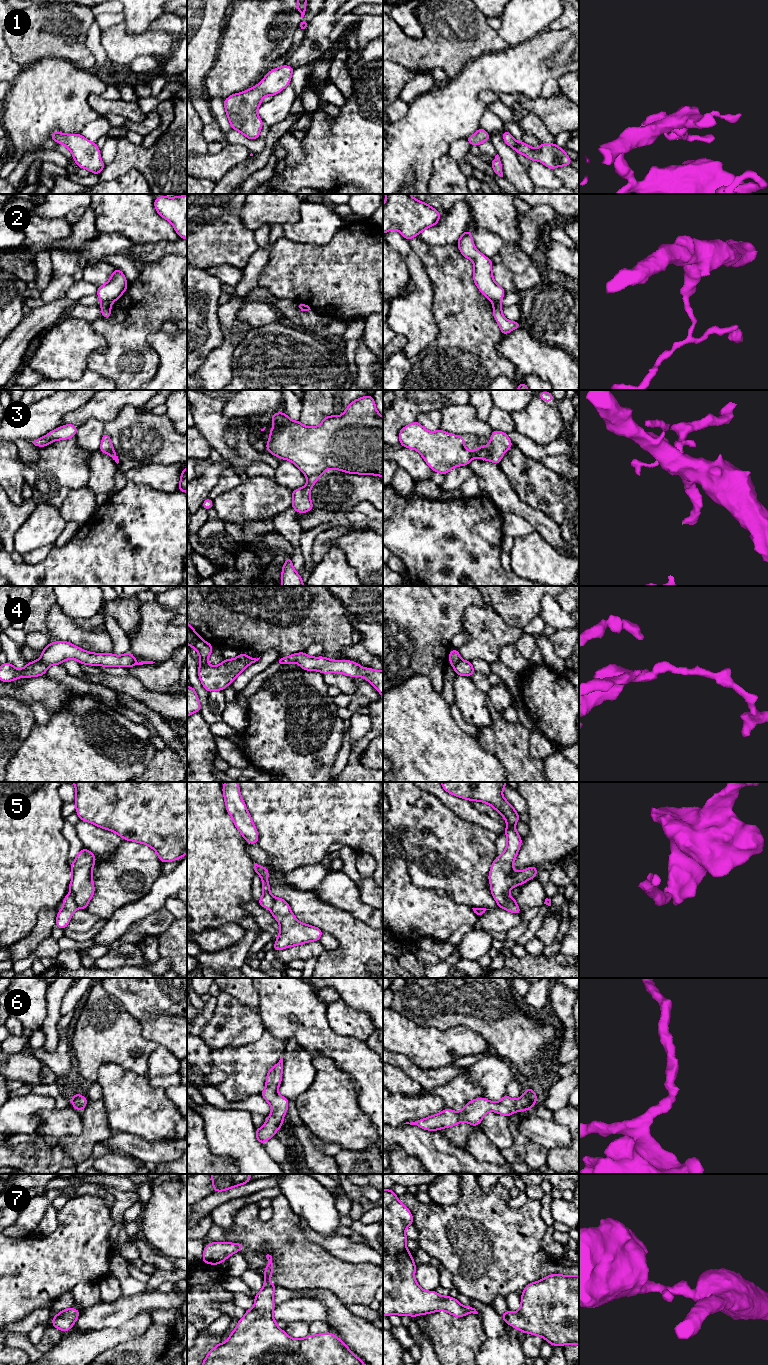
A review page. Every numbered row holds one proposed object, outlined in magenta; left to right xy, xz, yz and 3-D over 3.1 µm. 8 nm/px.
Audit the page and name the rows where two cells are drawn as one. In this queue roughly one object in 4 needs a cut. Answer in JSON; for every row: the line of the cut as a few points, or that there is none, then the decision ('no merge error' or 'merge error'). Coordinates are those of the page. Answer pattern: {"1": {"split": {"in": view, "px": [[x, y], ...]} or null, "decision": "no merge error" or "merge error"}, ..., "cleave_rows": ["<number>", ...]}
{"1": {"split": null, "decision": "no merge error"}, "2": {"split": {"in": "xy", "px": [[102, 301], [110, 304]]}, "decision": "merge error"}, "3": {"split": null, "decision": "no merge error"}, "4": {"split": {"in": "xz", "px": [[236, 658], [246, 665]]}, "decision": "merge error"}, "5": {"split": {"in": "xy", "px": [[71, 895], [78, 907]]}, "decision": "merge error"}, "6": {"split": null, "decision": "no merge error"}, "7": {"split": null, "decision": "no merge error"}, "cleave_rows": ["2", "4", "5"]}

